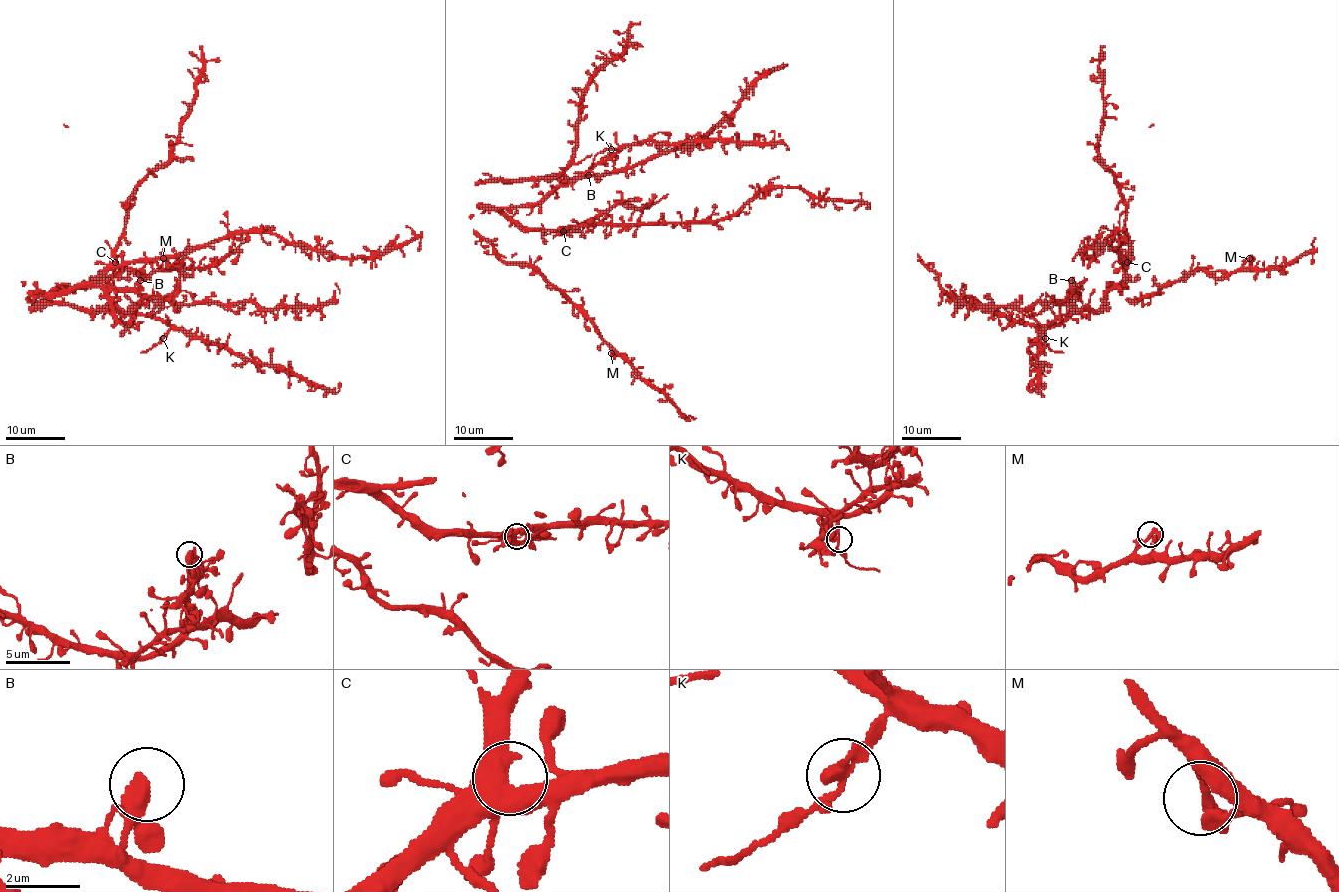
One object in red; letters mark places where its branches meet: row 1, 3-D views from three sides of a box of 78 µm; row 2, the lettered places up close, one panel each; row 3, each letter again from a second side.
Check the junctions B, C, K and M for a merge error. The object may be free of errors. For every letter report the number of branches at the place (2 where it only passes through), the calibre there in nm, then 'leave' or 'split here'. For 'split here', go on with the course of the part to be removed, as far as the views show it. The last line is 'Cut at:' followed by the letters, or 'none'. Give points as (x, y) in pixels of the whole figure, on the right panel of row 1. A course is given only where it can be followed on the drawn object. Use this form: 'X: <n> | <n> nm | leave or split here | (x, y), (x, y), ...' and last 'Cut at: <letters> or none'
B: 3 | 280 nm | leave
C: 3 | 440 nm | leave
K: 3 | 280 nm | split here | (1046, 338), (1044, 342), (1049, 348), (1063, 352)
M: 2 | 360 nm | leave
Cut at: K

